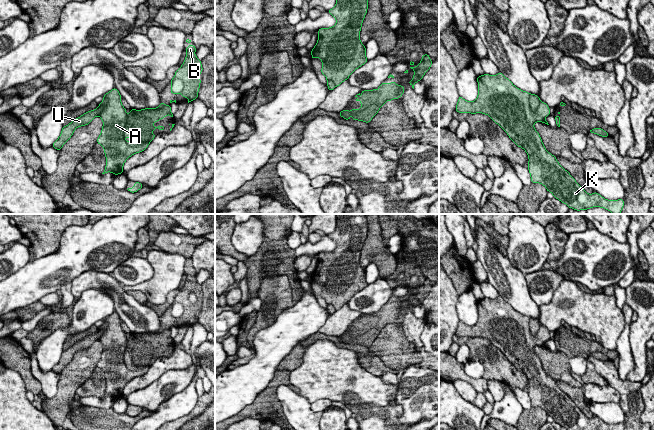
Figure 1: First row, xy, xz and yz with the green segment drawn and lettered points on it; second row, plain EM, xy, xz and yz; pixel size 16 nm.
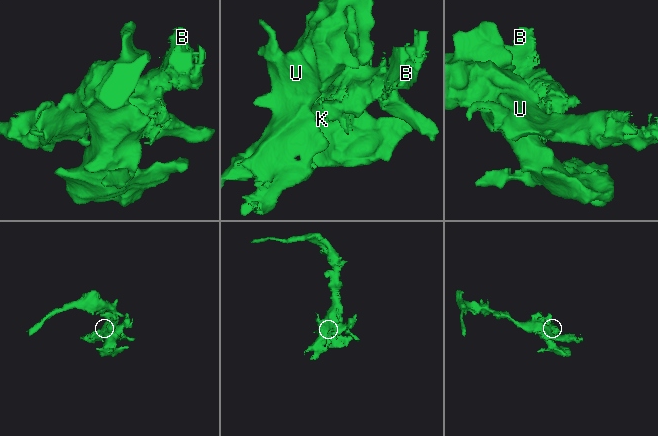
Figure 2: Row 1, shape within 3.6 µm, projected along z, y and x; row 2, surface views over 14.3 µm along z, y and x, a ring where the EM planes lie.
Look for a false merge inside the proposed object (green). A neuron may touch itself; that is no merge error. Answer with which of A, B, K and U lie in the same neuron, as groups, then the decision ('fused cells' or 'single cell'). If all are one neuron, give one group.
A B K U; single cell

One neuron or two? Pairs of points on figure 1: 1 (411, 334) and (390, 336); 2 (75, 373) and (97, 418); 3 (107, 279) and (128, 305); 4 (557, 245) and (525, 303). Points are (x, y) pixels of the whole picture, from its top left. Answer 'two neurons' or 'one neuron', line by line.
1: two neurons
2: two neurons
3: one neuron
4: two neurons

